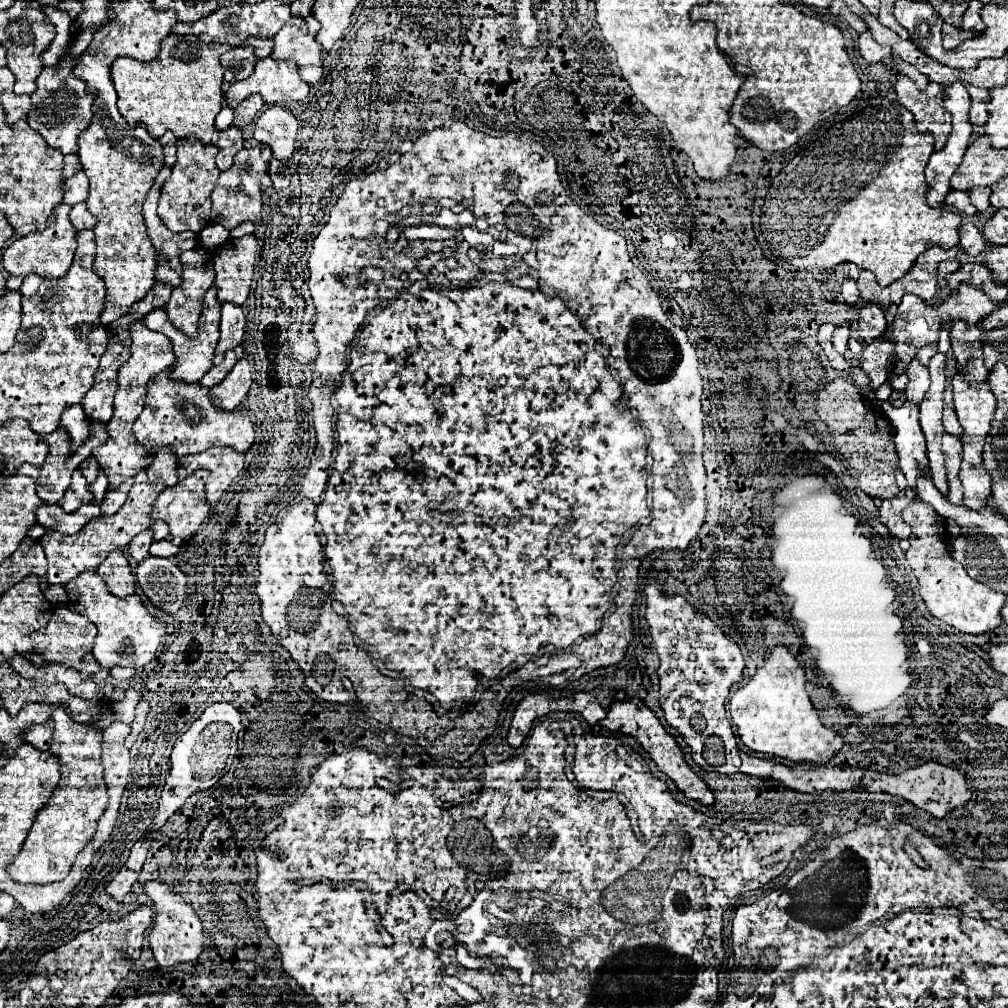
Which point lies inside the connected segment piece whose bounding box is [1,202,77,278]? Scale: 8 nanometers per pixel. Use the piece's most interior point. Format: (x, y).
(49, 253)

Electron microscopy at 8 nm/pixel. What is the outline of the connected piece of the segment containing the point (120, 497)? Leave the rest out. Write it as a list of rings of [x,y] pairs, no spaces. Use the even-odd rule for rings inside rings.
[[[127,478],[121,486],[117,486],[117,488],[113,488],[113,490],[107,490],[107,494],[105,494],[103,502],[101,502],[101,512],[103,512],[103,514],[113,514],[113,512],[117,512],[117,510],[121,508],[121,504],[125,502],[125,496],[127,496],[131,484],[133,484],[133,478]]]

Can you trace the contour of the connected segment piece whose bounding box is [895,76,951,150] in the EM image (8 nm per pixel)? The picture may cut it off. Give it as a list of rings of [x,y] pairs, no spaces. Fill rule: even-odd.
[[[899,78],[895,84],[899,104],[913,116],[917,130],[931,132],[935,138],[935,150],[939,150],[951,134],[951,114],[943,106],[943,86],[929,82],[929,88],[919,90],[909,78]]]

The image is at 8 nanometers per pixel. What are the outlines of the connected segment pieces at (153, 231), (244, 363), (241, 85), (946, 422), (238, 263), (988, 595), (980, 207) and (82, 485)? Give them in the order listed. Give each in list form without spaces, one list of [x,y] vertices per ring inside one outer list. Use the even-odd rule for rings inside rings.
[[[163,166],[161,172],[157,174],[157,178],[155,178],[145,202],[143,202],[143,218],[145,218],[145,228],[147,228],[147,234],[149,234],[151,242],[153,242],[157,260],[165,260],[169,264],[169,268],[173,268],[181,276],[183,268],[181,268],[179,256],[181,256],[181,252],[195,248],[197,234],[193,234],[193,232],[175,234],[157,216],[159,192],[161,192],[163,184],[169,180],[169,176],[171,176],[171,170]]]
[[[243,356],[235,364],[235,368],[227,374],[225,380],[211,390],[211,396],[215,398],[215,404],[223,410],[237,408],[241,404],[243,396],[250,390],[253,383],[252,373],[253,369],[249,360]]]
[[[273,58],[257,60],[249,78],[229,86],[229,106],[245,100],[249,94],[261,94],[267,104],[297,102],[309,94],[309,84],[299,78],[297,64]]]
[[[949,386],[945,388],[943,402],[945,402],[945,410],[943,410],[943,426],[945,426],[945,432],[953,434],[955,438],[963,438],[963,428],[961,428],[961,424],[957,420],[957,412],[955,412],[955,406],[953,406],[953,392],[951,392]]]
[[[229,238],[215,254],[215,286],[219,302],[243,304],[251,290],[257,238]]]
[[[913,502],[903,510],[903,520],[913,528],[909,542],[911,548],[907,550],[907,562],[913,574],[919,580],[919,592],[923,602],[927,604],[929,612],[941,618],[945,624],[957,628],[959,632],[967,634],[985,634],[993,632],[1001,622],[1001,608],[1007,602],[1007,596],[993,594],[985,584],[969,578],[967,570],[949,554],[947,538],[937,532],[937,512],[925,502]]]
[[[977,186],[977,188],[971,188],[971,190],[969,190],[971,204],[977,208],[979,214],[983,214],[983,212],[991,206],[991,202],[989,202],[989,194],[991,194],[991,188],[989,188],[989,186],[985,186],[985,188]]]
[[[75,470],[73,478],[71,478],[71,486],[67,488],[67,492],[63,496],[61,508],[65,512],[75,512],[81,504],[89,504],[89,502],[93,502],[93,496],[89,496],[89,492],[87,492],[87,480],[81,474],[81,470]]]

